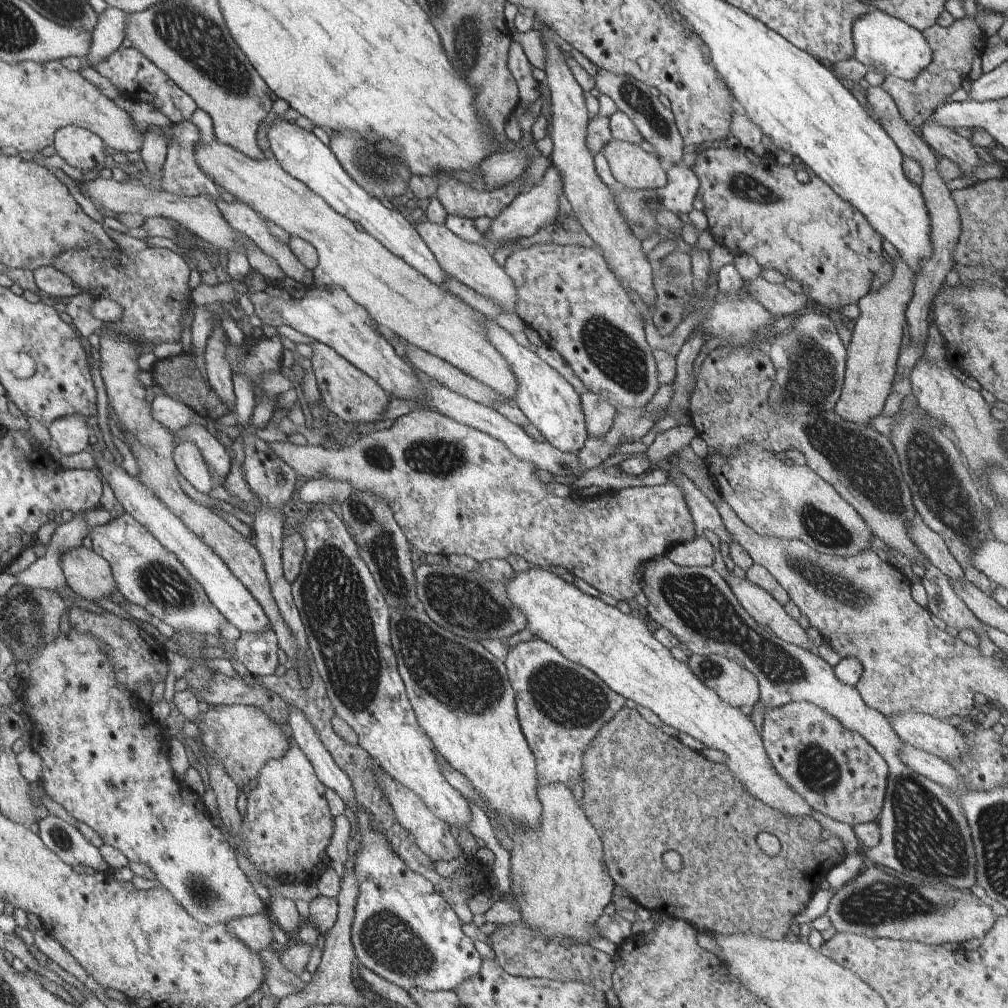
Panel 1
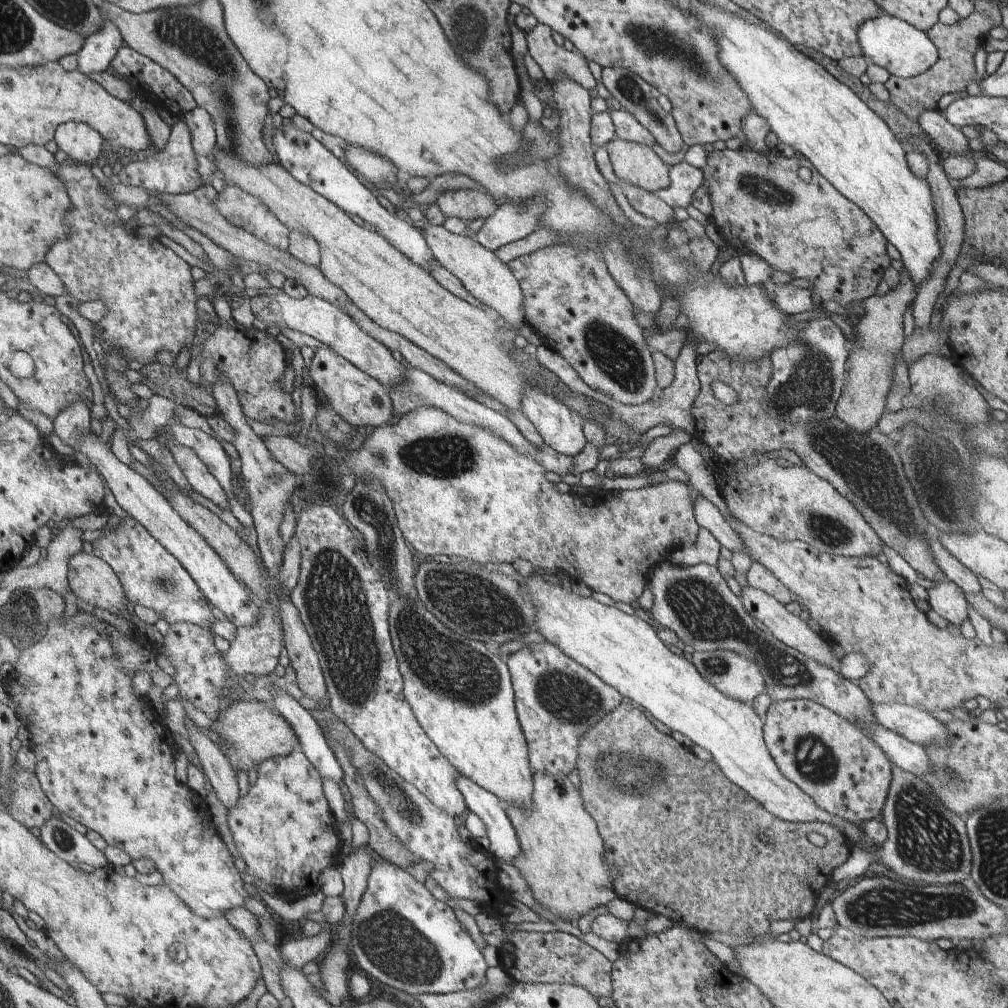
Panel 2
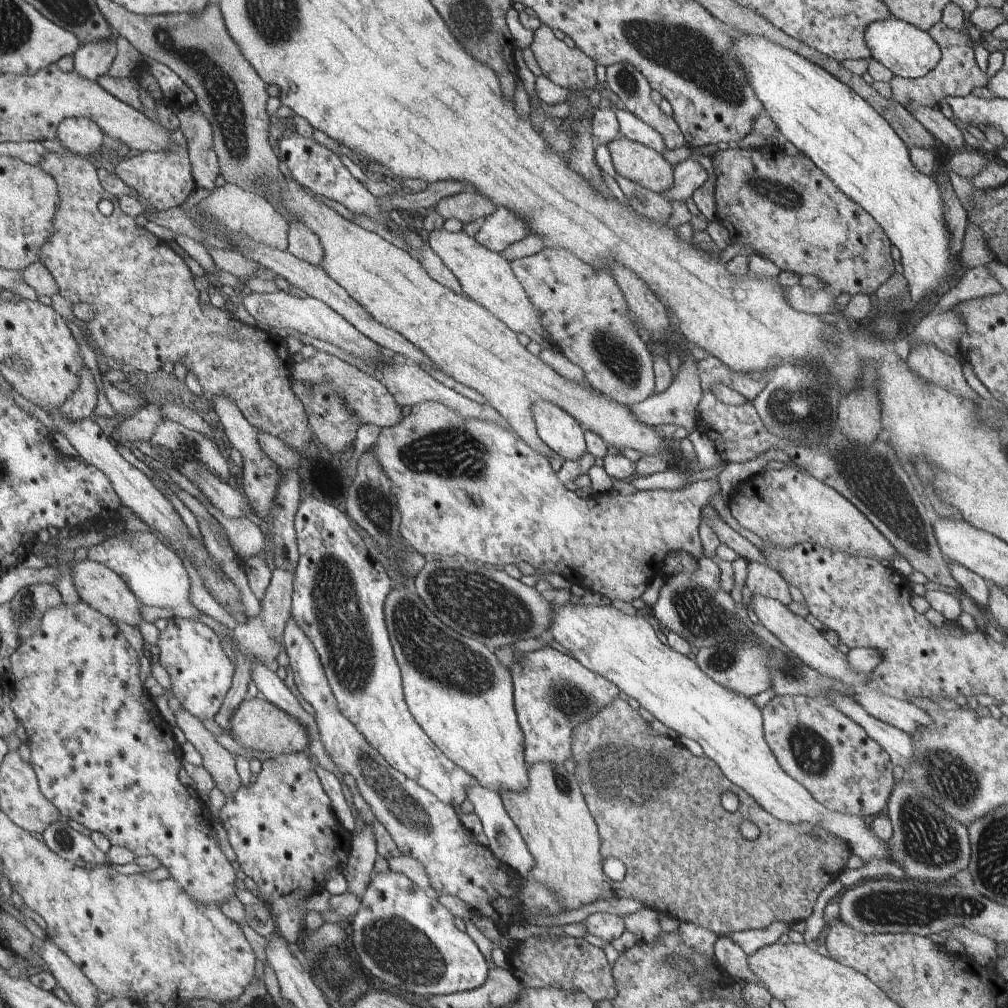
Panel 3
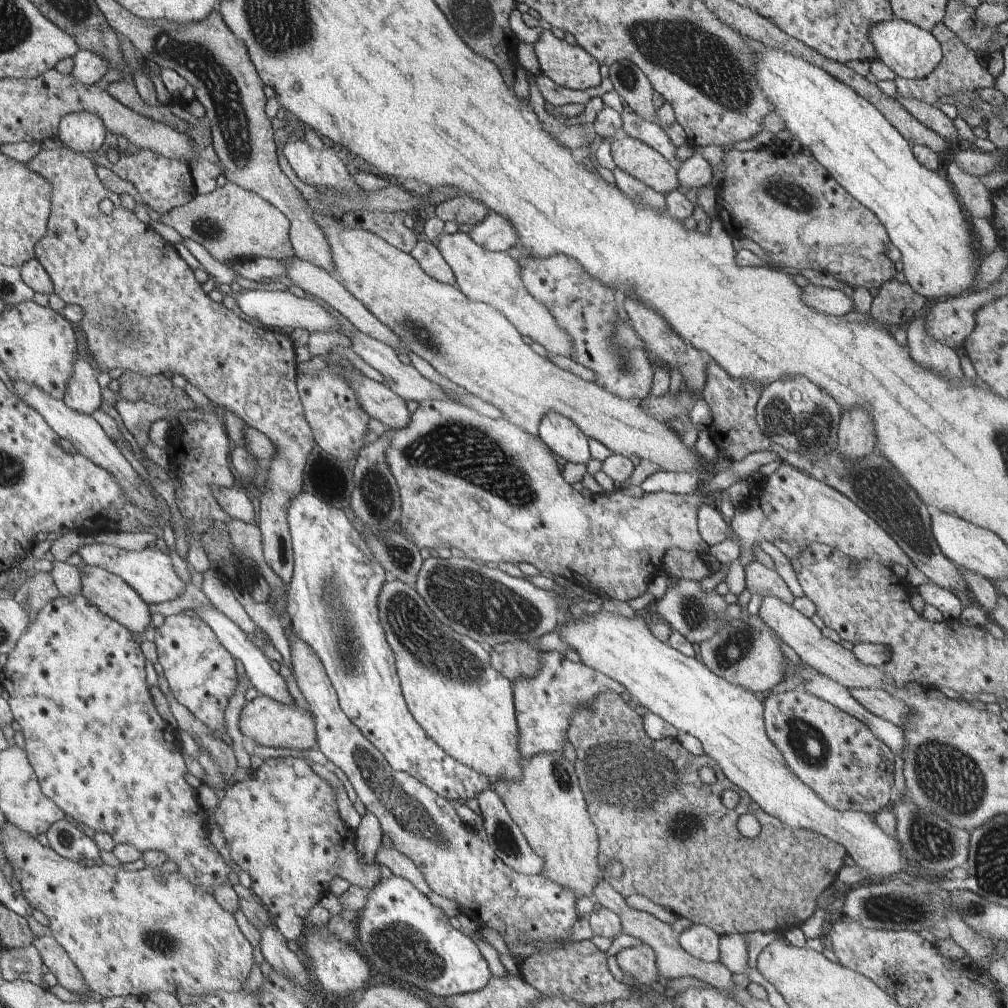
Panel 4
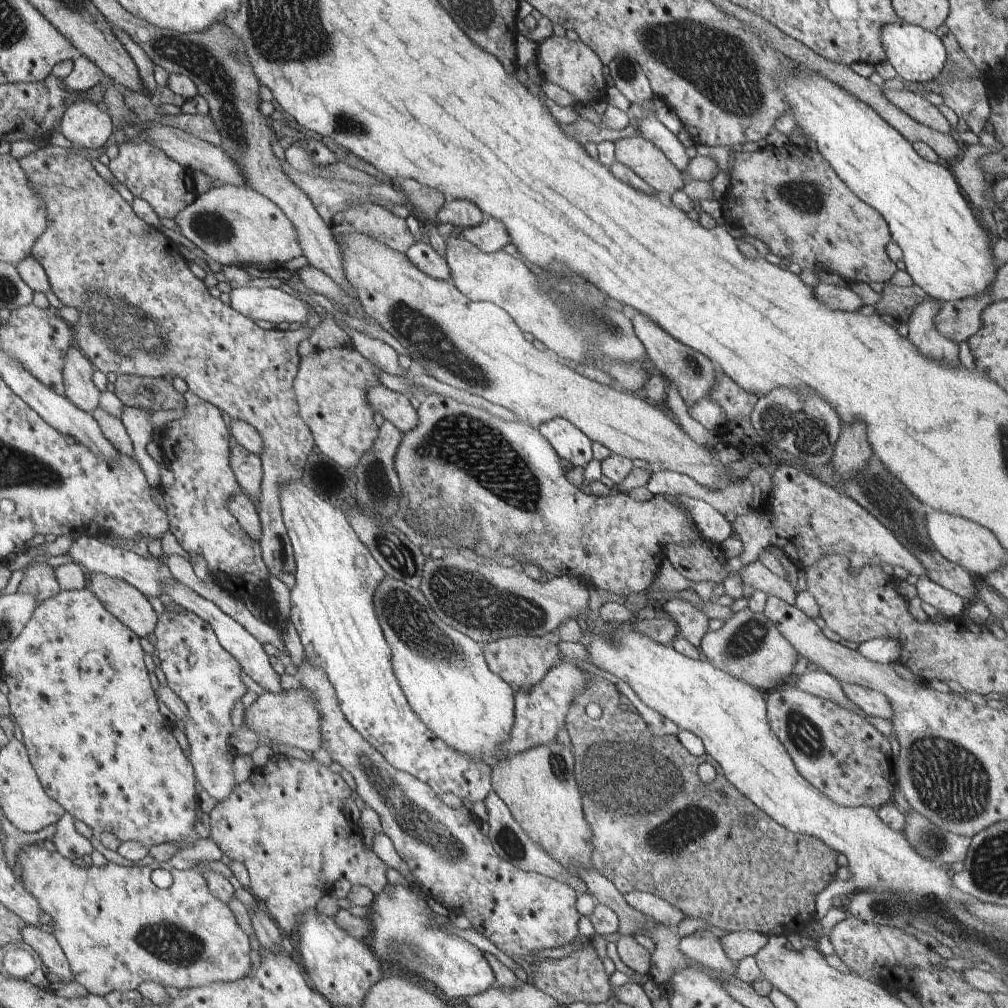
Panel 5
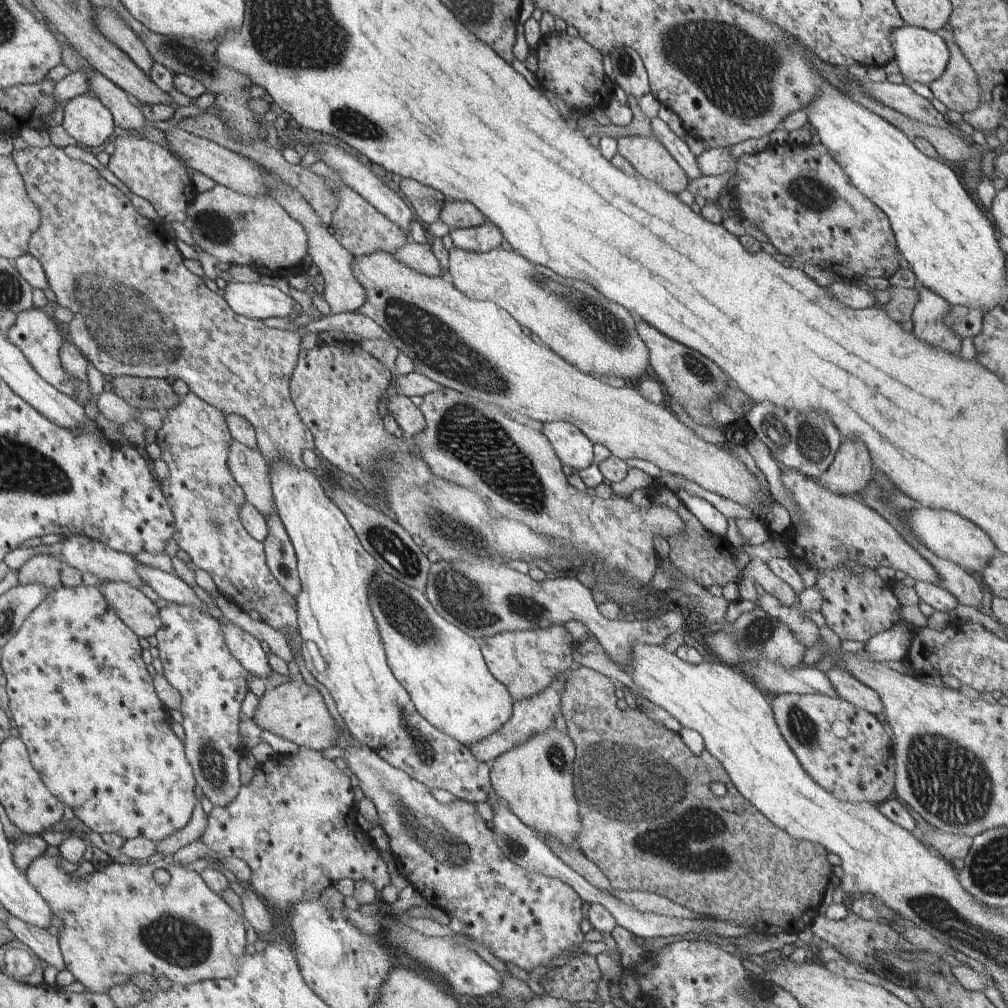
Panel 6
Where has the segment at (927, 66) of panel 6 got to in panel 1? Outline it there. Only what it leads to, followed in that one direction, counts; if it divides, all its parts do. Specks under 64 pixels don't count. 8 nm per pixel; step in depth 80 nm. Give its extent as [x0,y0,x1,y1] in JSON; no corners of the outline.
[852,6,932,80]

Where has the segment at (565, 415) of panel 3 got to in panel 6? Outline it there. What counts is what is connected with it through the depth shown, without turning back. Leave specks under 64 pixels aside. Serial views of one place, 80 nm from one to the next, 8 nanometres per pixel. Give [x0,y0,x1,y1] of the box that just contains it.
[542,422,594,471]

